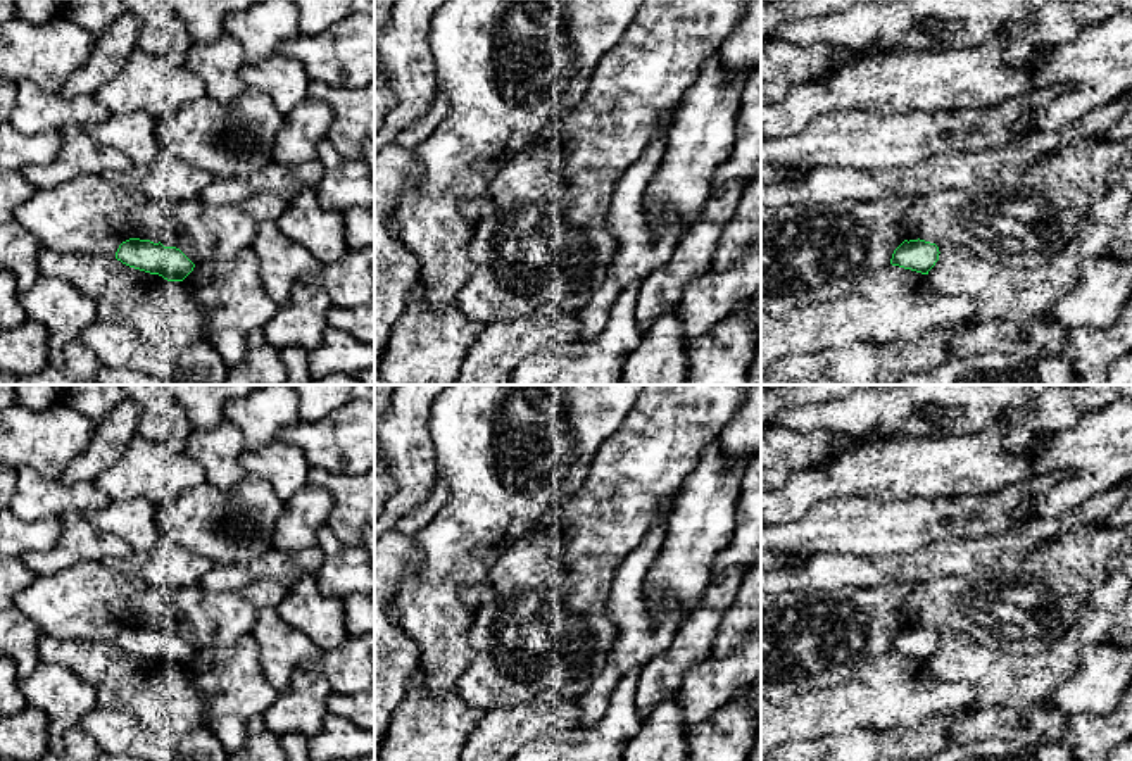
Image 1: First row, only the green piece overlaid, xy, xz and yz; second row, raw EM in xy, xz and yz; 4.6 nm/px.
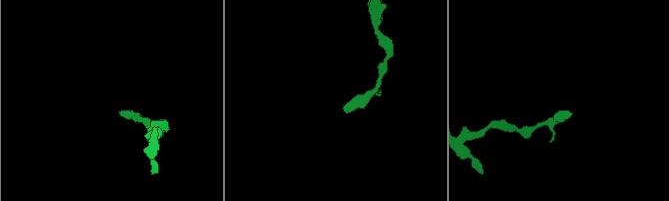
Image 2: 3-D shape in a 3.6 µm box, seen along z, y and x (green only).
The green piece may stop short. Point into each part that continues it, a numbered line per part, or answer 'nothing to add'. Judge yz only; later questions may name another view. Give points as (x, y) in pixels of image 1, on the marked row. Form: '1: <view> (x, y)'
1: yz (965, 240)

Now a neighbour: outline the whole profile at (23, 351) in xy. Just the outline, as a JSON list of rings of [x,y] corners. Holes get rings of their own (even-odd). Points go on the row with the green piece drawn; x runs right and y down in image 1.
[[[26,319],[14,330],[0,331],[0,371],[16,378],[48,366],[48,330]]]

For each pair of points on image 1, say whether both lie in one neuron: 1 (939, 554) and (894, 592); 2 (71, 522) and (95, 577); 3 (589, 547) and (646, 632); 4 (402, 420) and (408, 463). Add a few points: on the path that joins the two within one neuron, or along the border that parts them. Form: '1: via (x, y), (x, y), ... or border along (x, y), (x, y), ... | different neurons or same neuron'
1: border along (913, 582), (889, 584) | different neurons
2: border along (88, 561), (97, 563) | different neurons
3: border along (635, 547), (618, 566), (608, 597), (613, 623) | different neurons
4: via (404, 430), (408, 452) | same neuron

